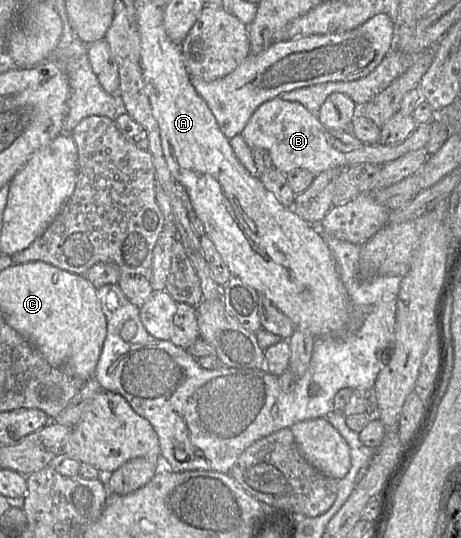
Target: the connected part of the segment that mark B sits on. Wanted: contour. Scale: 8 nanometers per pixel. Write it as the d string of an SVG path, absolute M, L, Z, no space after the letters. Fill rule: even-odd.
M279 96L261 104L250 117L241 135L251 148L268 151L272 166L288 174L296 168L304 168L315 176L331 168L348 168L360 163L385 165L411 151L423 148L430 136L431 123L418 124L414 131L396 145L366 144L356 138L350 129L325 128L318 117L301 103L282 100Z

